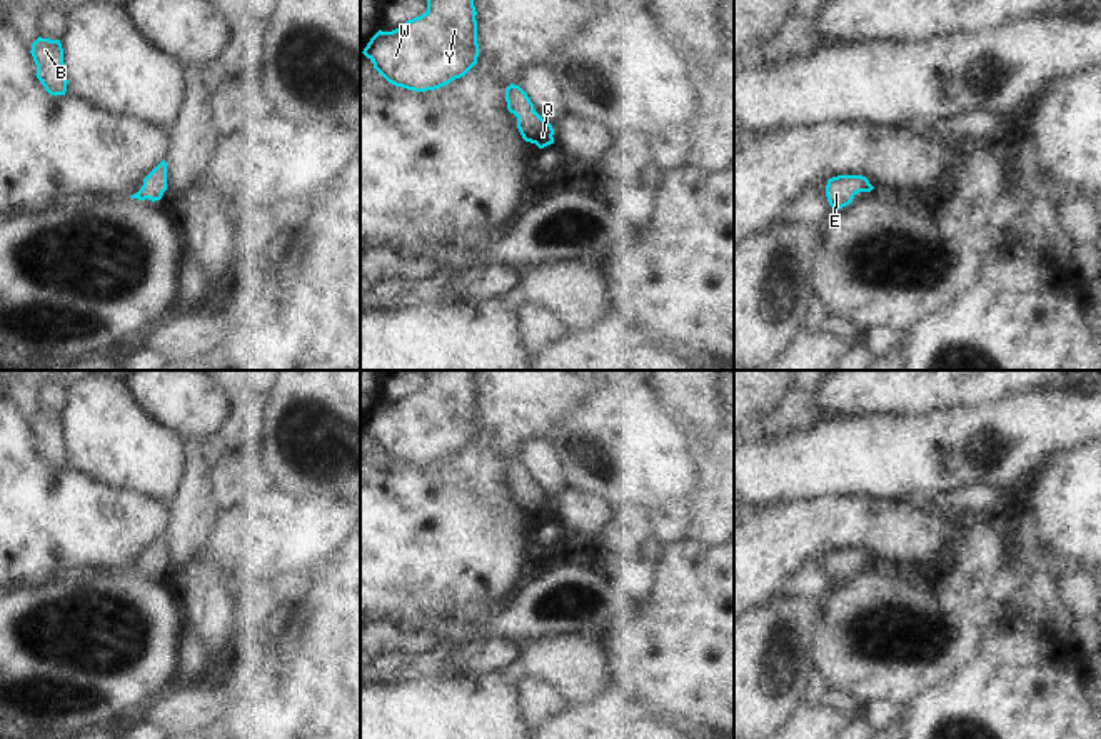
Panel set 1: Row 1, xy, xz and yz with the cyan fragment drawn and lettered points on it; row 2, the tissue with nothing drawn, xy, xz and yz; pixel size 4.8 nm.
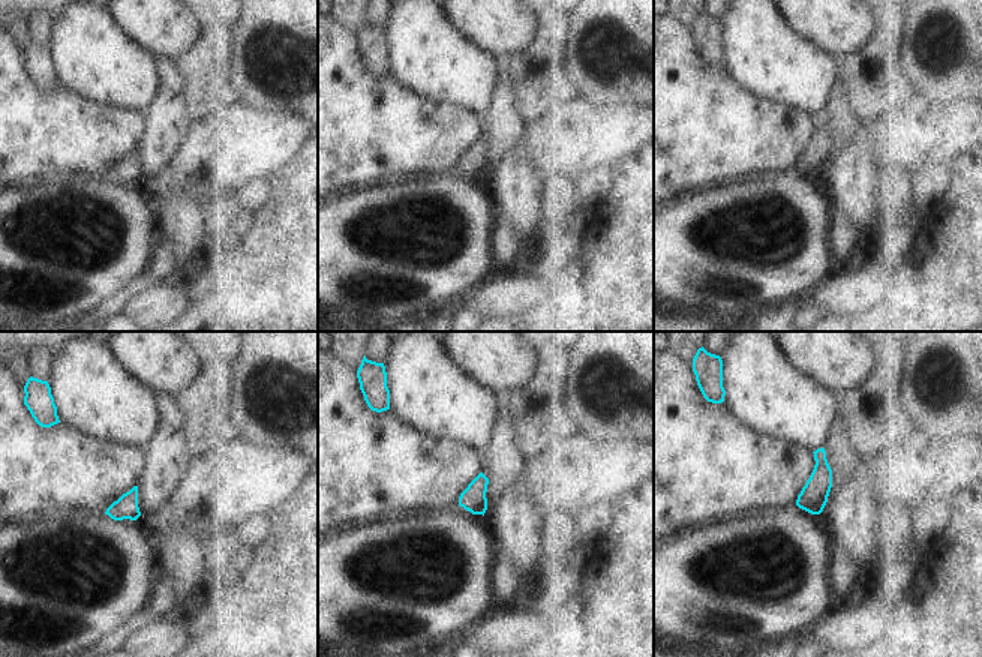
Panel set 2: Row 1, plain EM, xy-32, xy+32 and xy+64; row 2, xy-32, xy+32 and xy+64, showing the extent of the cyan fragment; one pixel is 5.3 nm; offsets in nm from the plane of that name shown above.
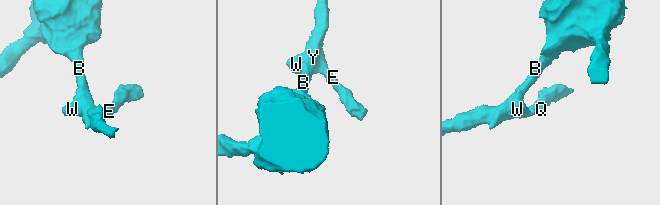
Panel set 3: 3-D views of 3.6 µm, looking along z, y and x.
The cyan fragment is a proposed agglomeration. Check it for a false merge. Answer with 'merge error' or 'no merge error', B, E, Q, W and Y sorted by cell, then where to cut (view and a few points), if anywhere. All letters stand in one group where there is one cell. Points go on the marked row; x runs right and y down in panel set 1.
no merge error | B E Q W Y | no cut

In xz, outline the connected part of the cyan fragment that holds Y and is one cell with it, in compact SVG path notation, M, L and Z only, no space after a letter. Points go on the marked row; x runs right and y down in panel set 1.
M427 0L427 12L392 32L379 30L364 55L392 85L414 92L464 77L479 57L474 0Z

